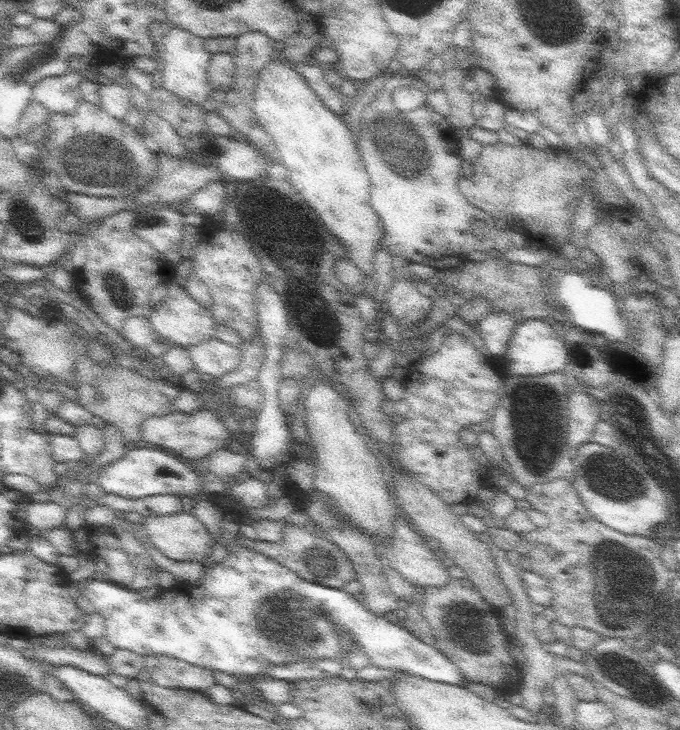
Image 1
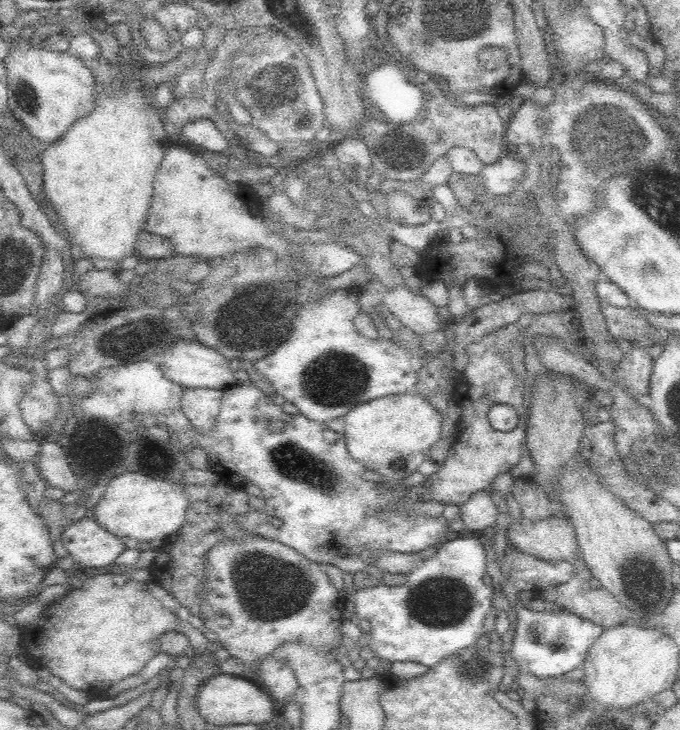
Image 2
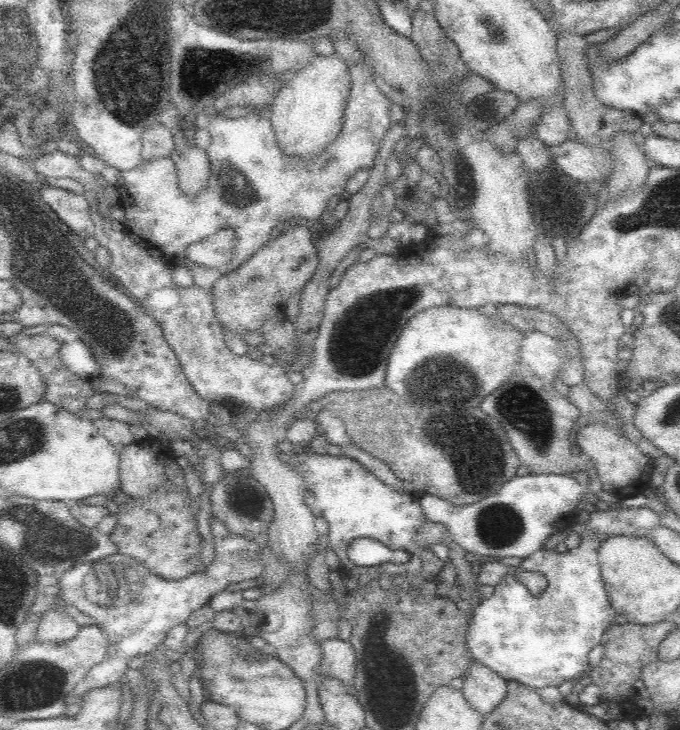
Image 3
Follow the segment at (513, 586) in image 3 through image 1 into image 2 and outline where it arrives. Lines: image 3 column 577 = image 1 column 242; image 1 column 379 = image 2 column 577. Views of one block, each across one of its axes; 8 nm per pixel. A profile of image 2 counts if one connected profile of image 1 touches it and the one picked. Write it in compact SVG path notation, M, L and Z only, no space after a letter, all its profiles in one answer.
M524 606L516 608L518 624L516 624L516 636L514 642L506 648L508 658L512 658L524 674L532 674L538 678L556 678L562 674L572 672L580 664L586 662L588 650L592 644L604 634L606 628L592 624L588 620L582 620L570 612L564 610L546 610L546 612L532 612Z

